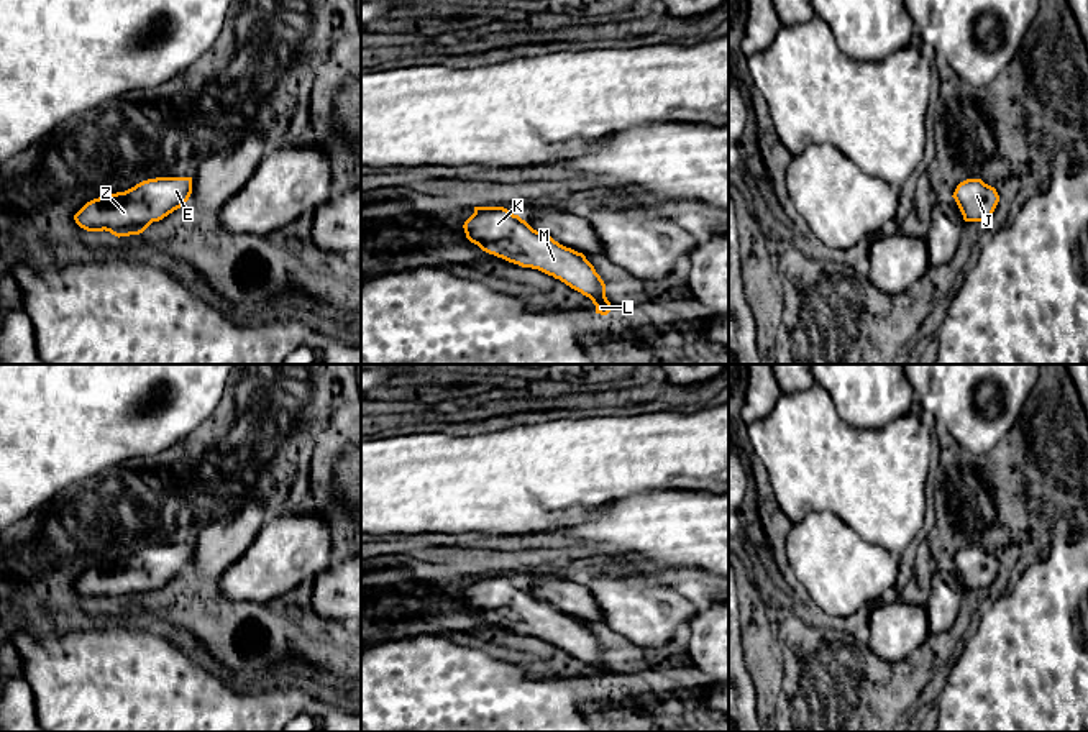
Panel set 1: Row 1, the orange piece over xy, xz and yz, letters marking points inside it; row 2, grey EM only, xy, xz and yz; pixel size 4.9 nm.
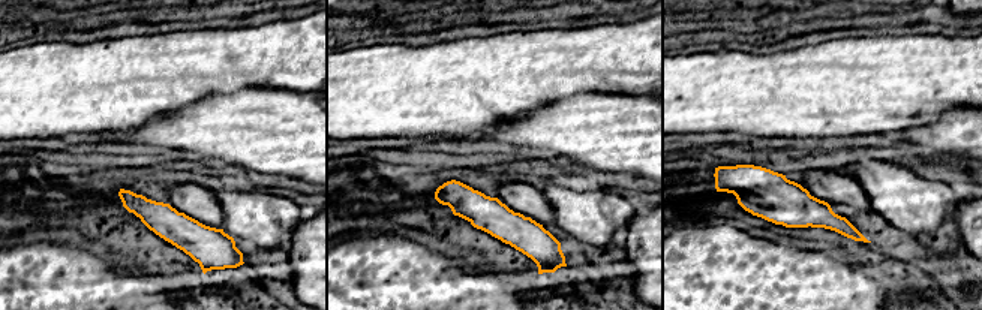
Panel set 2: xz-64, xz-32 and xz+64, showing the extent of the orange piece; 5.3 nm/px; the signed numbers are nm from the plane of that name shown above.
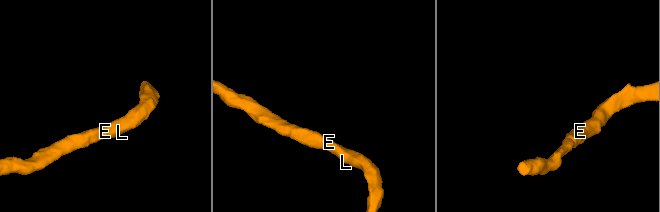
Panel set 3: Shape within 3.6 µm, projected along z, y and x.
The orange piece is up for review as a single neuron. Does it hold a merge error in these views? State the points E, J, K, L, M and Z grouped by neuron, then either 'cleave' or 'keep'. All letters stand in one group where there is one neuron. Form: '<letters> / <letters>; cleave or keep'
E J K L M Z; keep

